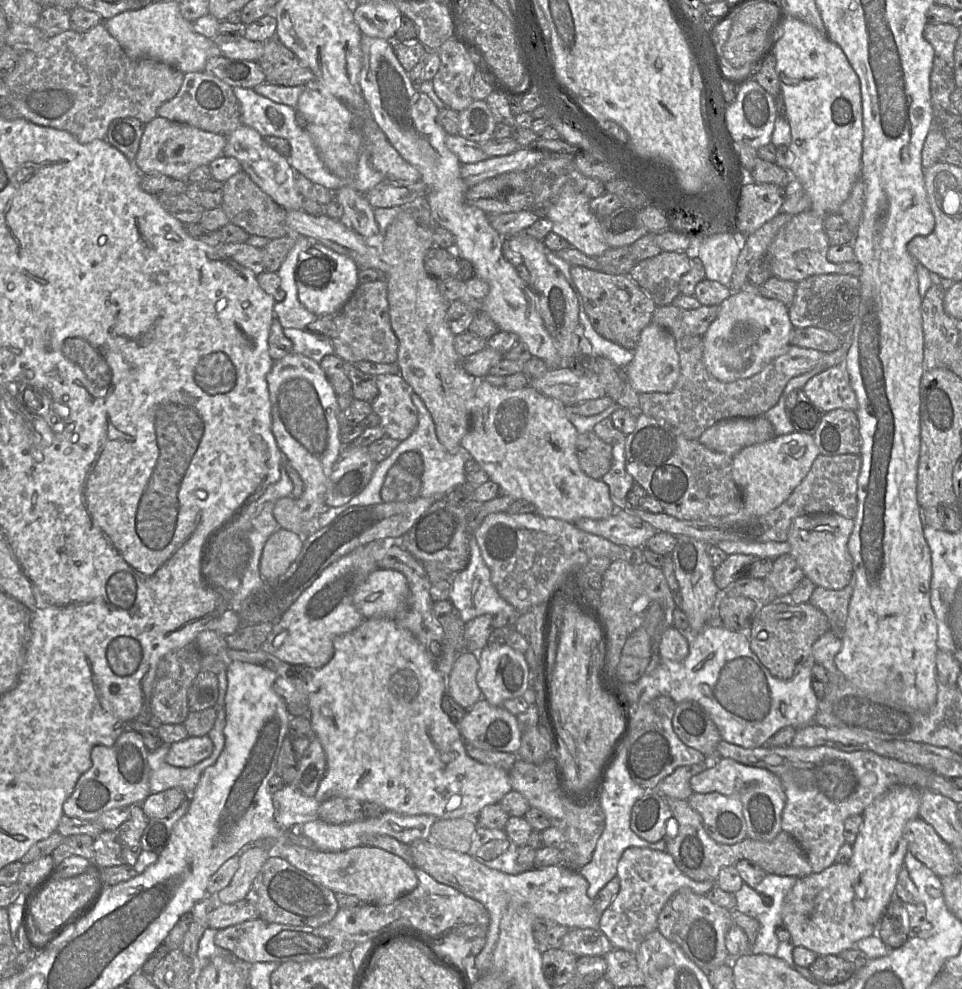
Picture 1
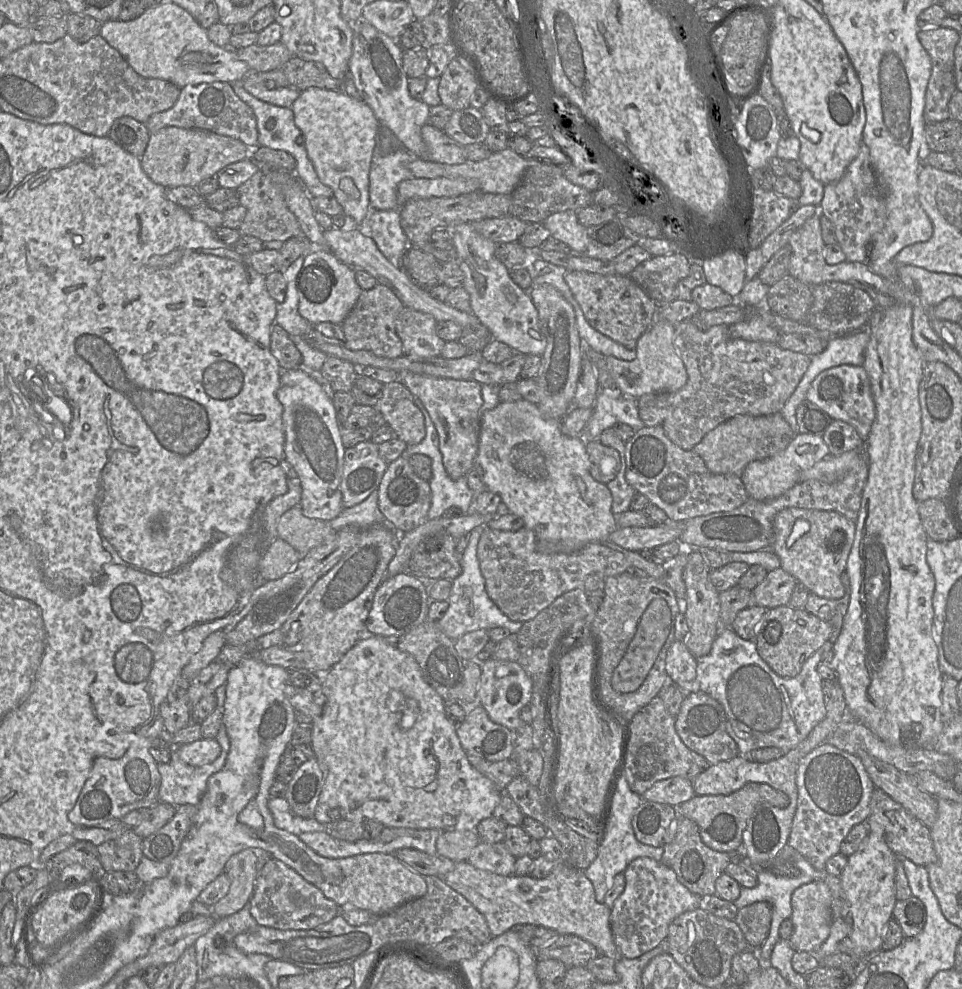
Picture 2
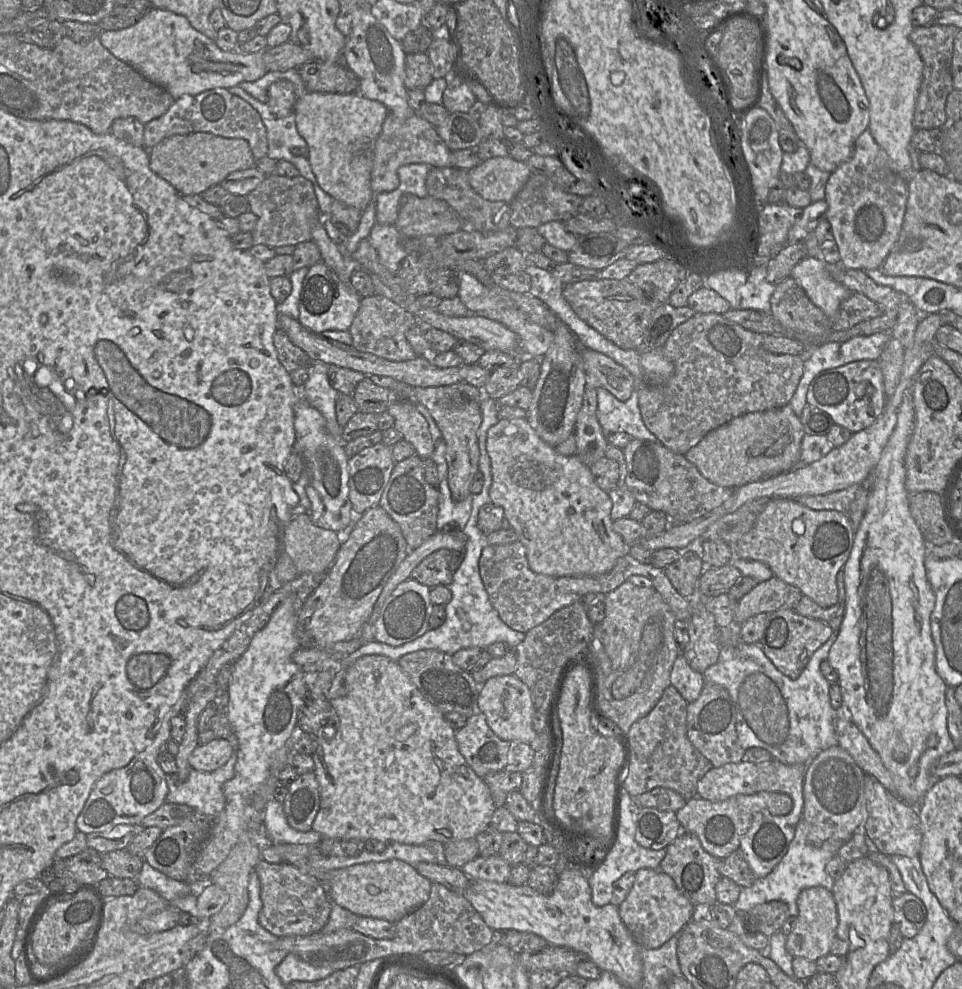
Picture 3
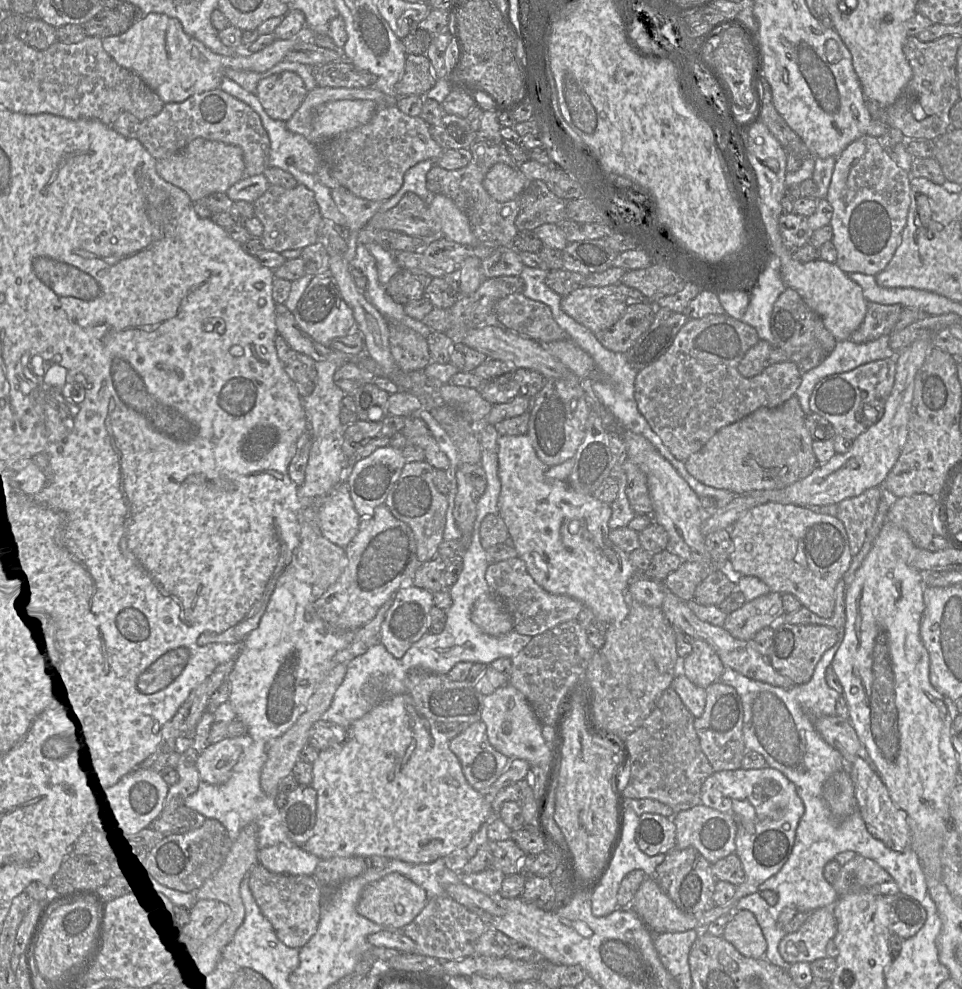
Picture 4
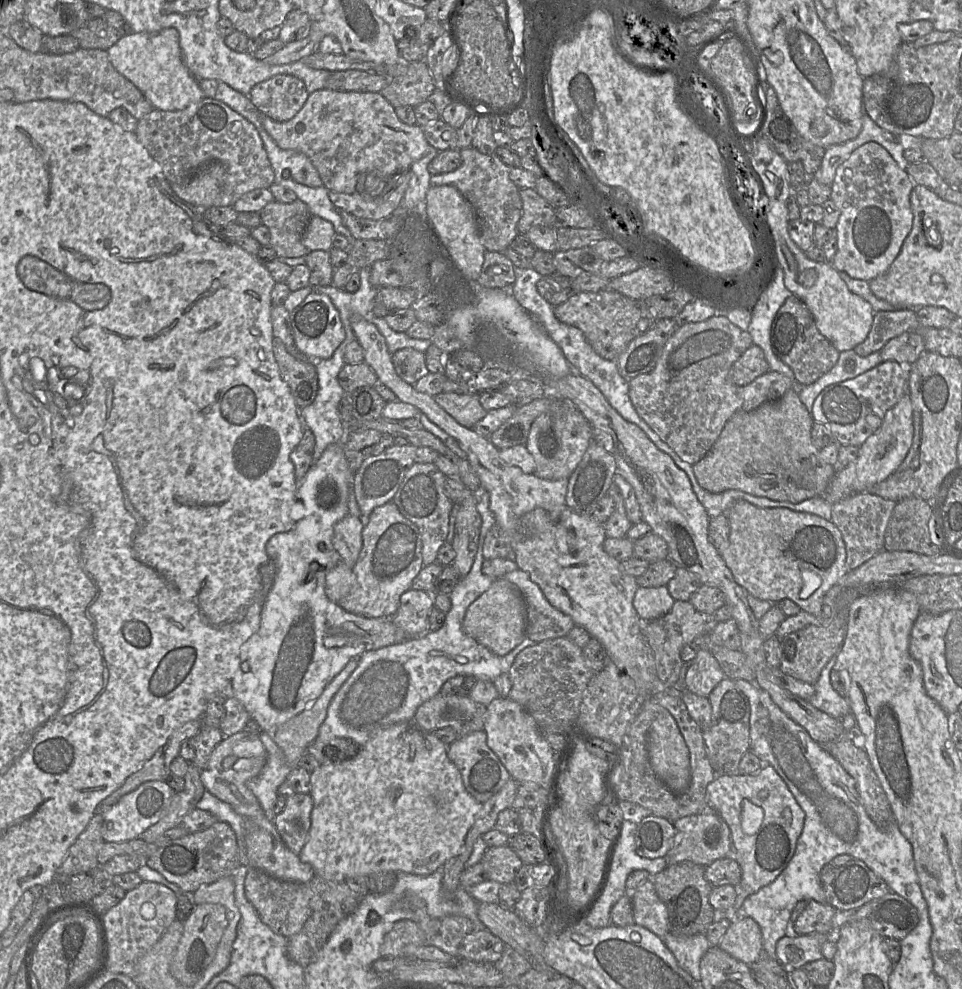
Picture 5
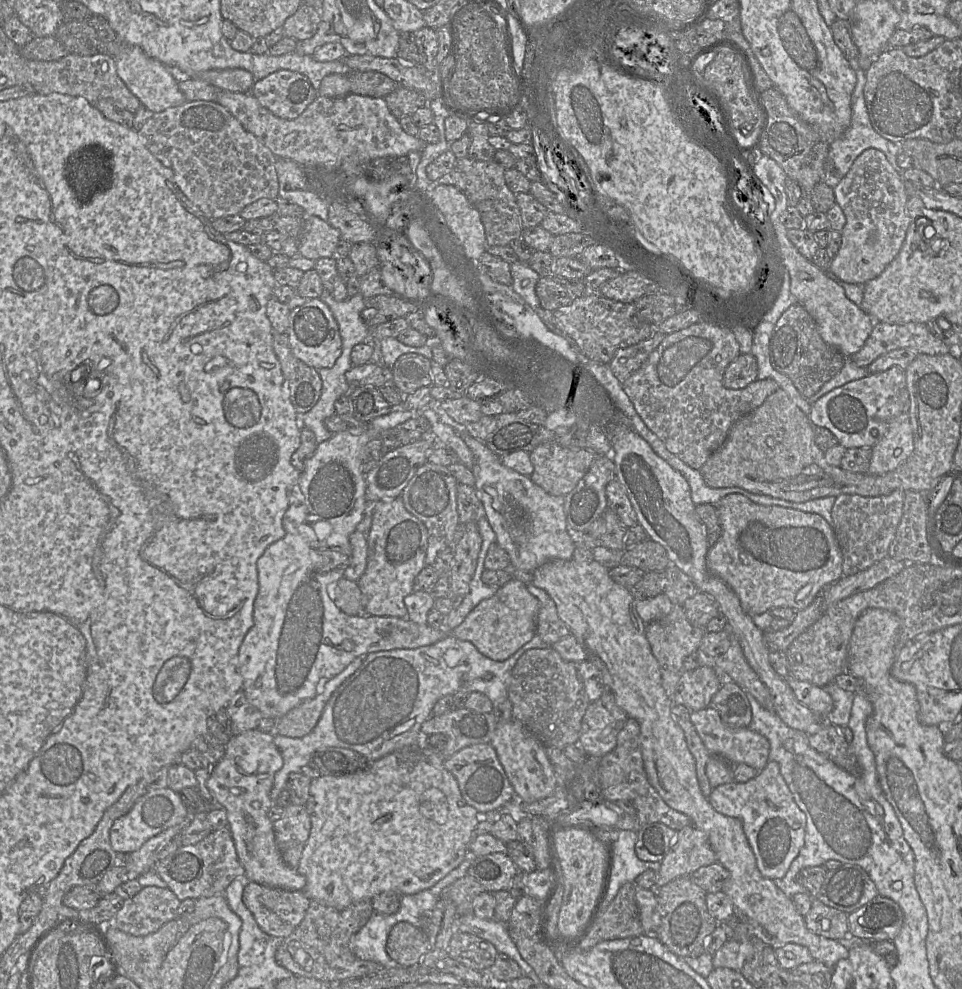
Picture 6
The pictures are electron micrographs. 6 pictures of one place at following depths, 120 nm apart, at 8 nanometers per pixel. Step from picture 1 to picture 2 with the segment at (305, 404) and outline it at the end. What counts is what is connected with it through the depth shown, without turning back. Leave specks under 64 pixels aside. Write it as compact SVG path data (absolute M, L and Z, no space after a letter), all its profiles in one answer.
M304 368L283 370L280 383L276 396L283 406L284 453L301 482L299 506L308 518L330 521L344 509L340 489L345 457L342 426L337 421L332 400Z

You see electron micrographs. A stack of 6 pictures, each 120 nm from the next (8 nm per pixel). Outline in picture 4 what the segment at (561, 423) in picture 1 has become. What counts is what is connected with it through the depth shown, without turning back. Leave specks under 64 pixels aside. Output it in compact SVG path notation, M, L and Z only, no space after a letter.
M527 434L518 436L500 435L497 439L497 444L498 476L501 483L497 504L498 513L505 522L511 543L517 552L517 557L524 561L528 573L547 592L566 595L579 600L584 606L592 610L596 619L605 622L607 625L624 620L629 614L630 606L633 602L629 585L633 579L644 575L638 574L637 570L632 566L629 554L618 548L609 539L608 523L612 513L611 505L600 501L593 495L575 491L567 481L548 480L545 477L545 471L548 467L538 458Z

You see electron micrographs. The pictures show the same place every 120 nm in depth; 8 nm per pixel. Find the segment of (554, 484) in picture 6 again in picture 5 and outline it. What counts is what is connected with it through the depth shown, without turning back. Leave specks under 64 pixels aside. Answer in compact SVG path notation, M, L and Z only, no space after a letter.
M564 399L552 404L548 412L533 421L525 445L536 463L534 475L545 480L568 479L592 440L591 424L572 401Z

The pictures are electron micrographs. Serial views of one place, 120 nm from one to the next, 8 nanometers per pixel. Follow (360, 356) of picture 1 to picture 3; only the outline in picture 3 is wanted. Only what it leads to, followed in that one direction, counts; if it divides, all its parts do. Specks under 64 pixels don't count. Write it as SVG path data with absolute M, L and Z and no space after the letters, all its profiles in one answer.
M374 294L361 298L359 310L348 331L352 336L352 346L356 350L389 361L402 362L418 357L406 339L407 330L416 323L418 321L414 315L400 305L382 295Z

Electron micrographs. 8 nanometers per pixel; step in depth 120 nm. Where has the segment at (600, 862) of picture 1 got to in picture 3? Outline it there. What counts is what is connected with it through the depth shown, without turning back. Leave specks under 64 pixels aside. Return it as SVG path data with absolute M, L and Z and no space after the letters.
M625 790L622 792L620 808L620 825L617 843L607 856L603 865L593 873L588 874L591 888L591 897L595 906L602 907L610 904L613 892L613 883L627 872L637 872L640 869L659 869L660 863L666 855L666 849L652 850L640 846L635 841L636 818L639 807L635 799Z

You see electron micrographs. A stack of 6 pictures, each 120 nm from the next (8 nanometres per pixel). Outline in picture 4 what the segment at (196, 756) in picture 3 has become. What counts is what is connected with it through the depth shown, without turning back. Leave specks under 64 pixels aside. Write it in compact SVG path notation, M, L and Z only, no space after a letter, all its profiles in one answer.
M226 737L215 744L210 744L197 759L200 779L212 785L226 783L245 745L245 737Z

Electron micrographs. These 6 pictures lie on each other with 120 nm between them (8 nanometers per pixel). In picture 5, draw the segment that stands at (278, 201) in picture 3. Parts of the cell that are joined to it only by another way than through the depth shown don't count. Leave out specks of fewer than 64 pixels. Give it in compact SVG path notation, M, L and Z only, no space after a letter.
M298 198L292 203L273 200L259 213L262 224L270 231L270 246L276 251L278 258L301 257L310 252L303 244L303 235L312 215L303 201Z

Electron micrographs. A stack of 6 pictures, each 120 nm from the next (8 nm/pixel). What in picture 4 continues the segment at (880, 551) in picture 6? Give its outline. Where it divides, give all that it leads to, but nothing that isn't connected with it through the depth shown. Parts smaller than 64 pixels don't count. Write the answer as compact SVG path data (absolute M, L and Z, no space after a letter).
M873 487L837 504L836 517L843 523L852 556L861 550L882 498L882 488Z

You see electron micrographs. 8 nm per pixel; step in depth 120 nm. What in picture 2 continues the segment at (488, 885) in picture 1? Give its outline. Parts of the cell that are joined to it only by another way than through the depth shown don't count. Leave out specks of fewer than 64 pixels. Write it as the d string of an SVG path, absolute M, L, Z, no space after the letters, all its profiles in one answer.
M468 861L457 862L454 868L441 879L456 892L465 897L486 919L492 937L498 937L518 924L542 926L556 931L559 935L575 935L591 943L600 955L617 960L619 951L613 940L610 915L611 908L596 901L591 881L582 870L556 862L550 875L544 879L525 876L501 876L473 867Z

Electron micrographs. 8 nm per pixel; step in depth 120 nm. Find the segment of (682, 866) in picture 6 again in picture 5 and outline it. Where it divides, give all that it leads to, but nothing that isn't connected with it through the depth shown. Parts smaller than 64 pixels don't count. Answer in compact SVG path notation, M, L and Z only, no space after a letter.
M716 812L685 816L674 823L676 832L666 857L667 865L690 861L708 866L718 859L730 856L733 851L731 831L727 823Z

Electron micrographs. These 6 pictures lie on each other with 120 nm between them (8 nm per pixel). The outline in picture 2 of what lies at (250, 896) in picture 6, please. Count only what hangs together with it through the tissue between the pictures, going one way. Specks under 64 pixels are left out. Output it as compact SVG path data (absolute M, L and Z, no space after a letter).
M271 858L255 880L250 911L261 926L280 930L309 930L331 921L340 914L339 906L312 883L282 861Z

